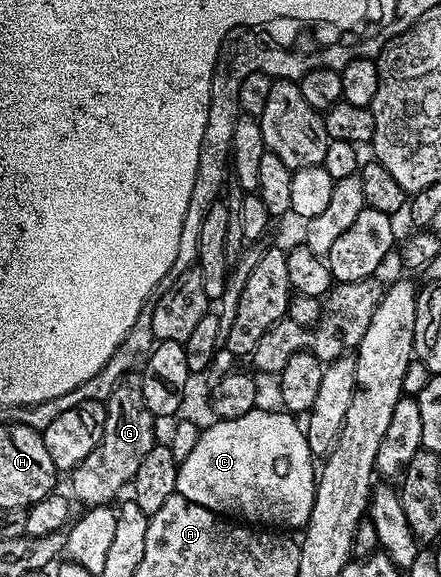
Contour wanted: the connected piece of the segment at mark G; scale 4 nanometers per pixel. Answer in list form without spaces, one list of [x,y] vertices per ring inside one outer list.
[[[131,373],[122,378],[112,389],[110,398],[105,400],[106,420],[104,421],[104,437],[100,437],[100,445],[80,461],[74,470],[69,472],[70,487],[74,490],[73,498],[86,503],[87,508],[101,507],[109,504],[122,490],[129,488],[136,477],[136,469],[140,469],[140,461],[148,457],[148,453],[156,446],[154,439],[154,423],[156,416],[144,405],[144,389],[142,376]]]

